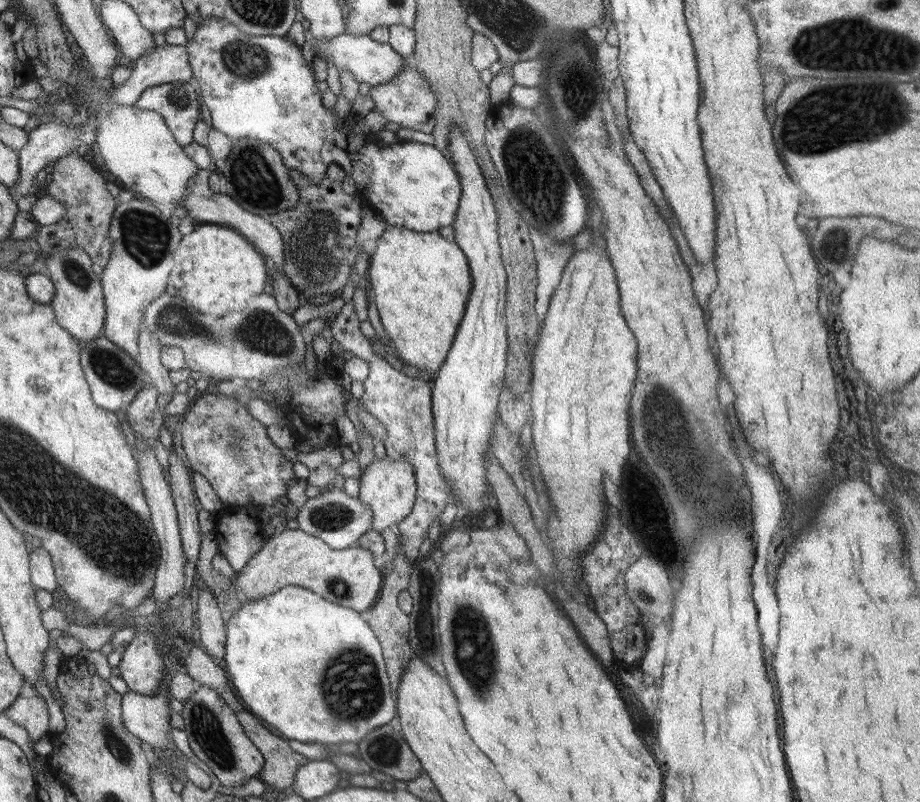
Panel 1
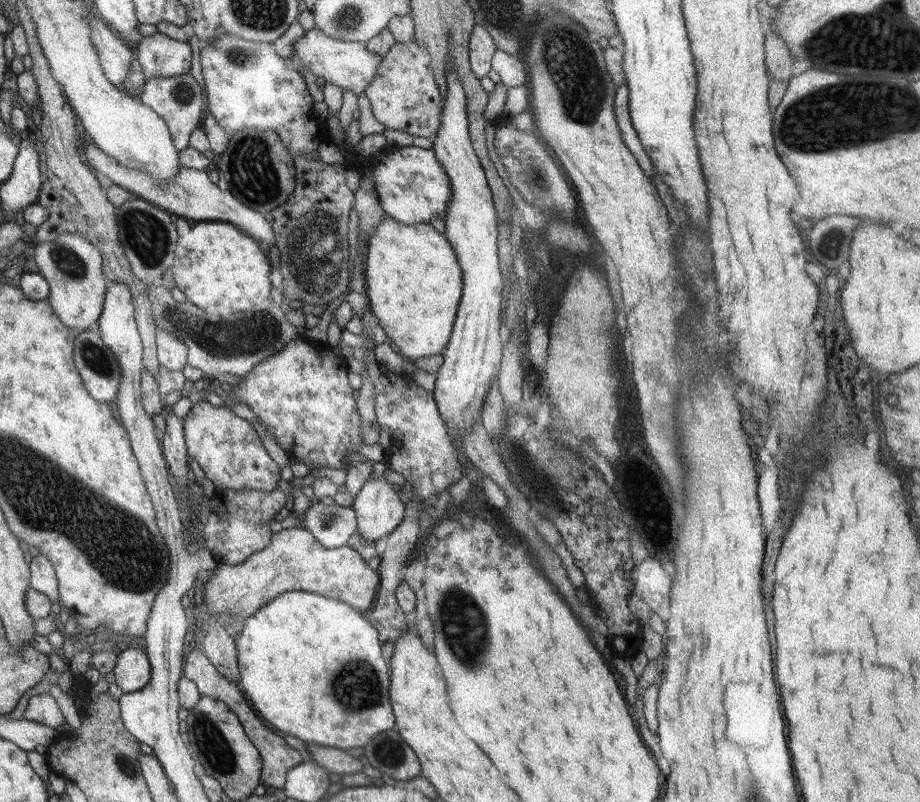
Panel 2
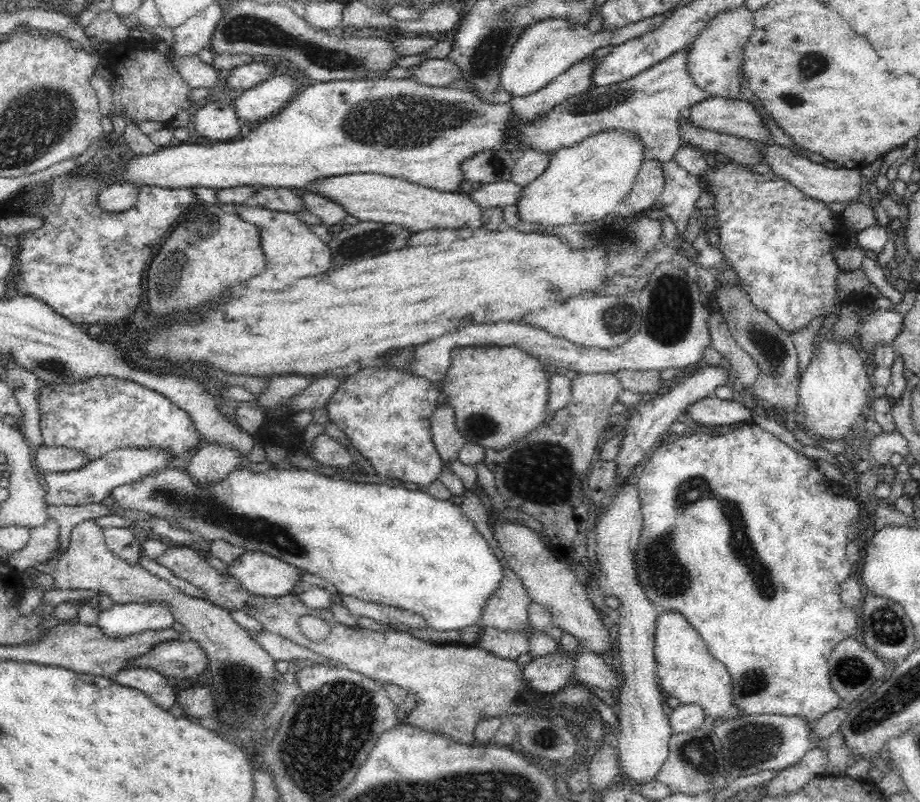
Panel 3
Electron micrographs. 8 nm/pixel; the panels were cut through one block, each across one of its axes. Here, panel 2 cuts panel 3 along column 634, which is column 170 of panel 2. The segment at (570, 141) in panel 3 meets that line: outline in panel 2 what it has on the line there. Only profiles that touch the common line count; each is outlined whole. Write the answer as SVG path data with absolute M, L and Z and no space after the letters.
M189 73L181 76L147 78L138 100L146 104L153 112L157 113L159 118L164 120L175 146L175 151L179 152L188 148L190 134L198 127L201 106L203 106L201 88Z

